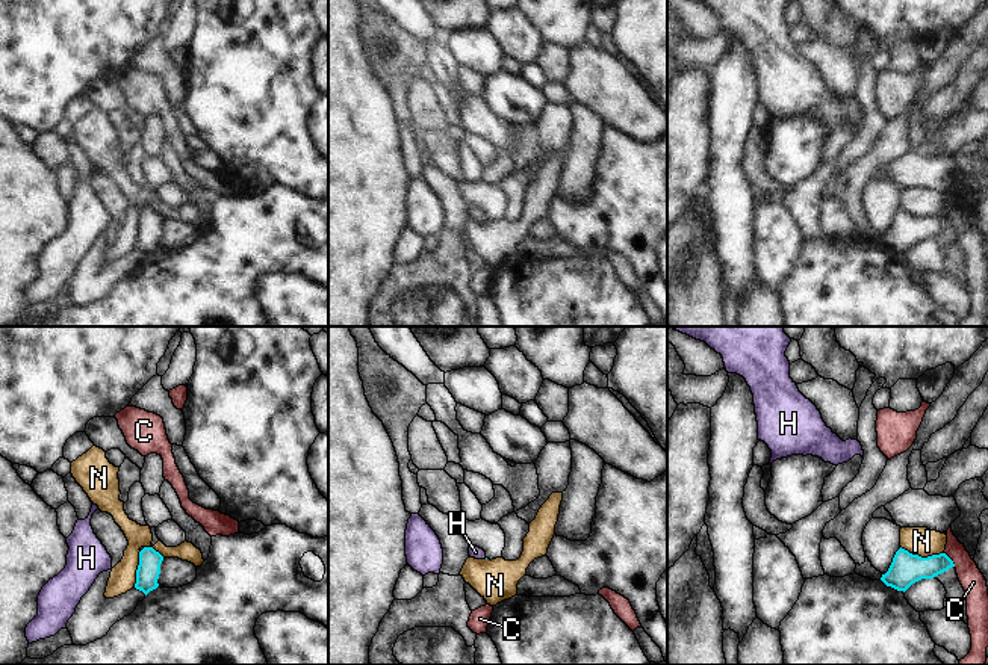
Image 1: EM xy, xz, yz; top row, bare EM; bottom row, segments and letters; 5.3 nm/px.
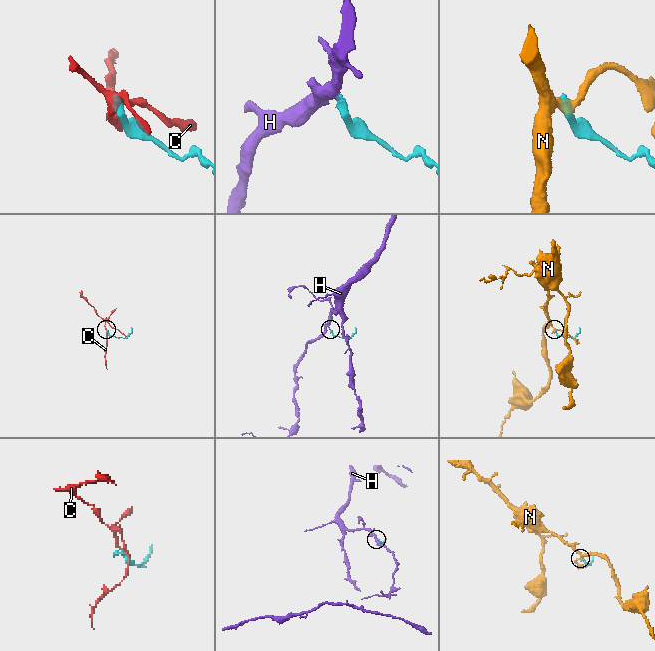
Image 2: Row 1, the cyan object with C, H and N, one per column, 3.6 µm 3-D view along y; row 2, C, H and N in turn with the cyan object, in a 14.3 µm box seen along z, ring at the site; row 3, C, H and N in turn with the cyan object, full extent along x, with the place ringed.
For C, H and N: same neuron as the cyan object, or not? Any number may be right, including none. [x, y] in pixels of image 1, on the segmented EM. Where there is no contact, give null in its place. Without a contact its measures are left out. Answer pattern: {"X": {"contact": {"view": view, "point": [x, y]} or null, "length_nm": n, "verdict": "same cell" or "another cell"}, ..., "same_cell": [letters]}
{"C": {"contact": {"view": "yz", "point": [950, 559]}, "length_nm": 100, "verdict": "another cell"}, "H": {"contact": {"view": "xy", "point": [142, 549]}, "length_nm": 30, "verdict": "same cell"}, "N": {"contact": {"view": "yz", "point": [920, 556]}, "length_nm": 220, "verdict": "another cell"}, "same_cell": ["H"]}

